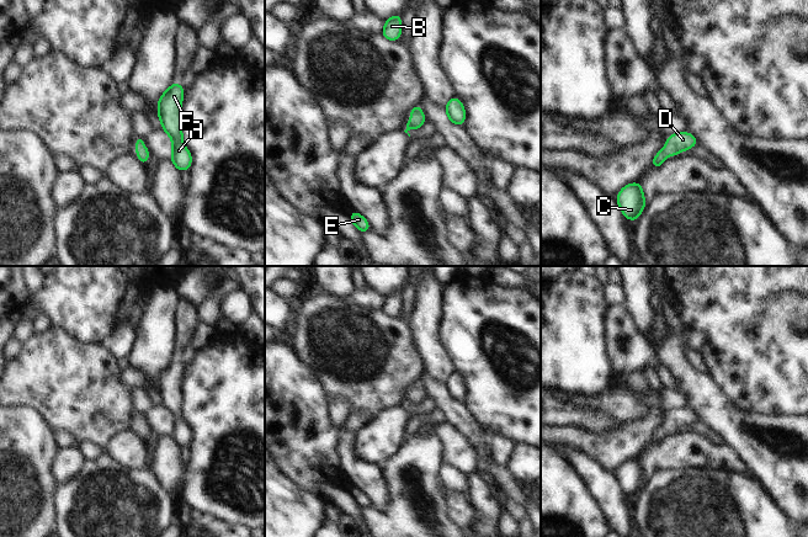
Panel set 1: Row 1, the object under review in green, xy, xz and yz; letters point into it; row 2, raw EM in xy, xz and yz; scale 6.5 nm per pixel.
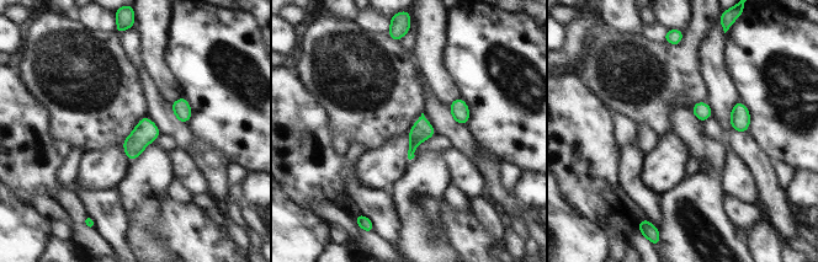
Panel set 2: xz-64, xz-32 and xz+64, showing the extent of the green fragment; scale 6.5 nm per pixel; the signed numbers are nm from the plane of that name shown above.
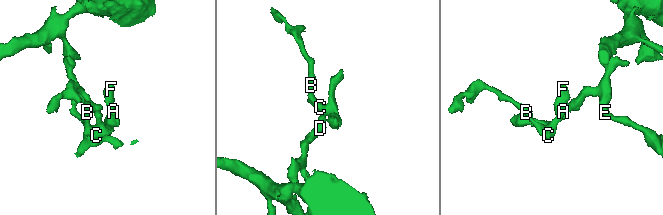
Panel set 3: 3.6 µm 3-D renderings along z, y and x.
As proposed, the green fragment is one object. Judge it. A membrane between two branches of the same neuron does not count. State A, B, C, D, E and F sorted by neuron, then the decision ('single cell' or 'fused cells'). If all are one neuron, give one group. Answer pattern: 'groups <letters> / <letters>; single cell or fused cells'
groups A B C D E F; single cell

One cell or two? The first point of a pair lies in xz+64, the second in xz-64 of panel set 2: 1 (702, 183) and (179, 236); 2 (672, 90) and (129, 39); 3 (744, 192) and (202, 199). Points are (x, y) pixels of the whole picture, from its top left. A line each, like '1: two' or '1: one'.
1: two
2: two
3: two

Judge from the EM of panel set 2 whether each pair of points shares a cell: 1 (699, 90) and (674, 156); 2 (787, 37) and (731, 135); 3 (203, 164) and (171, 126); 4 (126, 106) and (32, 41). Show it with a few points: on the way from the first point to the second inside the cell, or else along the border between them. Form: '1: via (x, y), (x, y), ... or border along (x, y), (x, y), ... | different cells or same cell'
1: border along (672, 130), (659, 138) | different cells
2: border along (747, 132), (765, 154) | different cells
3: border along (194, 135), (185, 149) | different cells
4: via (102, 97), (97, 96), (56, 54) | same cell

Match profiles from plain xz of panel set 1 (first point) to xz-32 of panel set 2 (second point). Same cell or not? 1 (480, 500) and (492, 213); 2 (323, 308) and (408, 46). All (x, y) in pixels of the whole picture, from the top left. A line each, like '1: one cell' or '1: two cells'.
1: one cell
2: two cells

